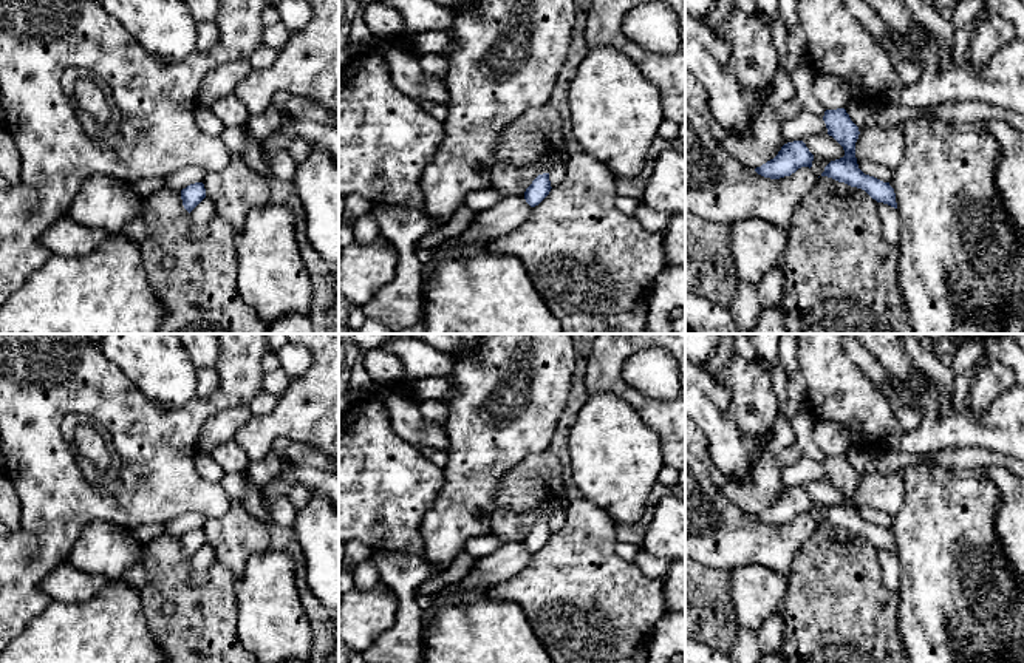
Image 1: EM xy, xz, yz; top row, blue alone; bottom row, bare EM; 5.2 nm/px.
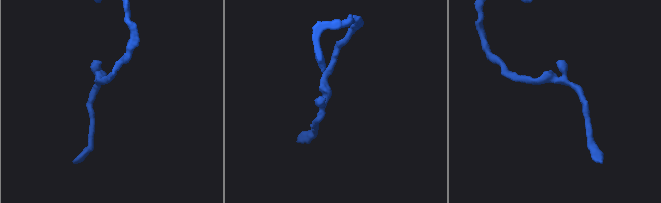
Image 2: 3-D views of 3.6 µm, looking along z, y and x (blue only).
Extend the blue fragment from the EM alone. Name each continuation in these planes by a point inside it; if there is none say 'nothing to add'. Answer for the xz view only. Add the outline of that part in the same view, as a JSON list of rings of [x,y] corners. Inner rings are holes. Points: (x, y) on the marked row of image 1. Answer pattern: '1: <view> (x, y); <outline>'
nothing to add

